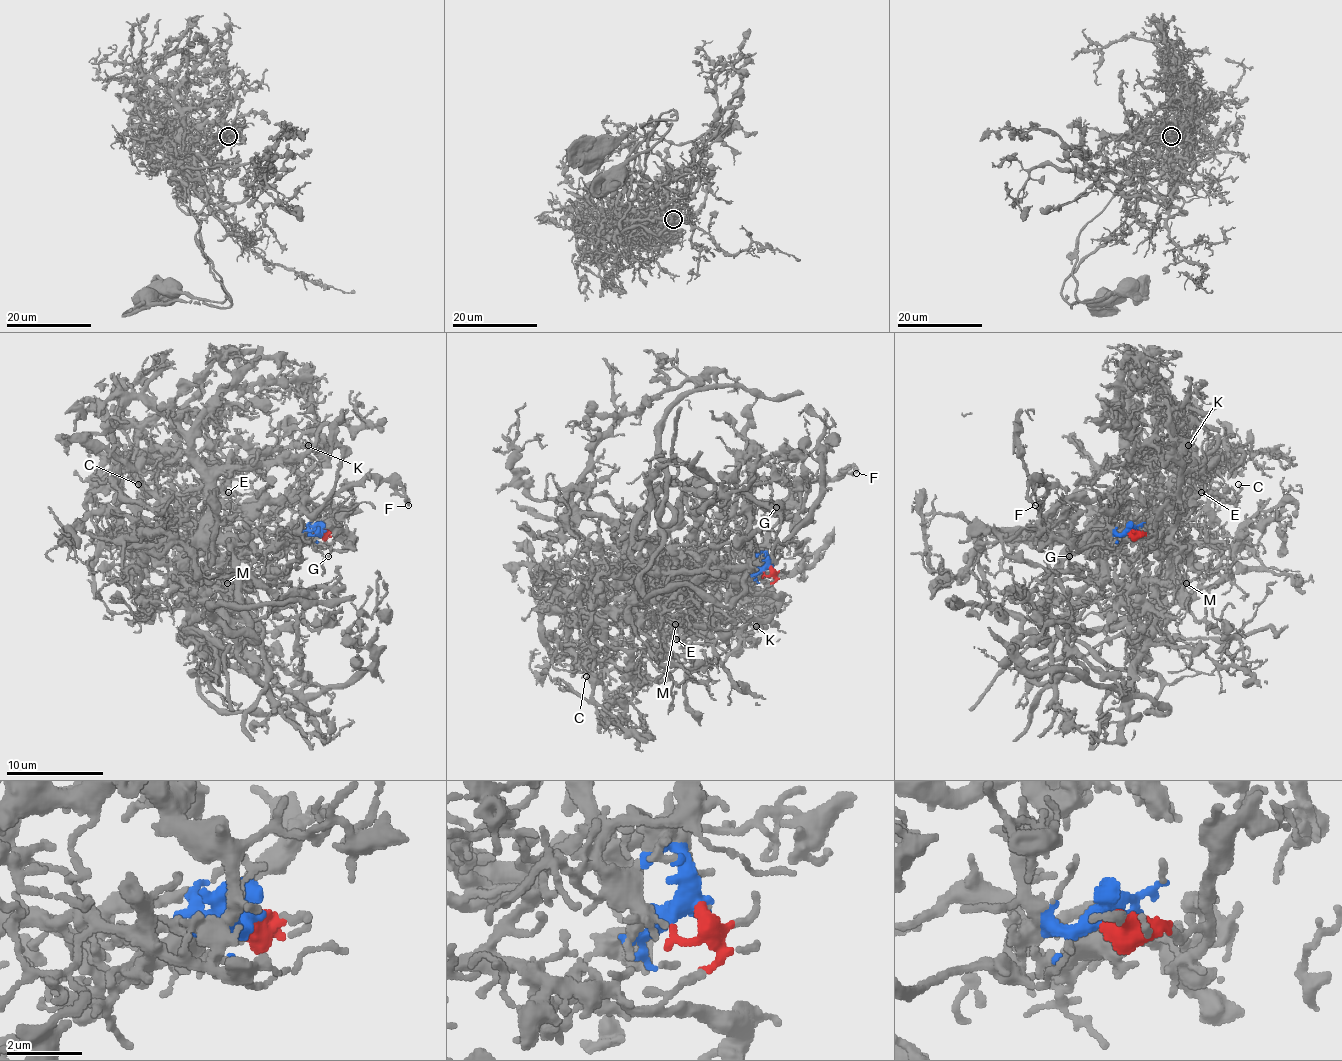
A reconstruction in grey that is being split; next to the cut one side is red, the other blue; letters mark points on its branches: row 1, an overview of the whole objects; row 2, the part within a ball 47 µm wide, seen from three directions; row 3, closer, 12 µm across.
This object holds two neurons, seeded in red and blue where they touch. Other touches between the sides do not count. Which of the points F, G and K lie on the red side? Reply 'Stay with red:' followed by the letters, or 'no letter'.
Stay with red: K

